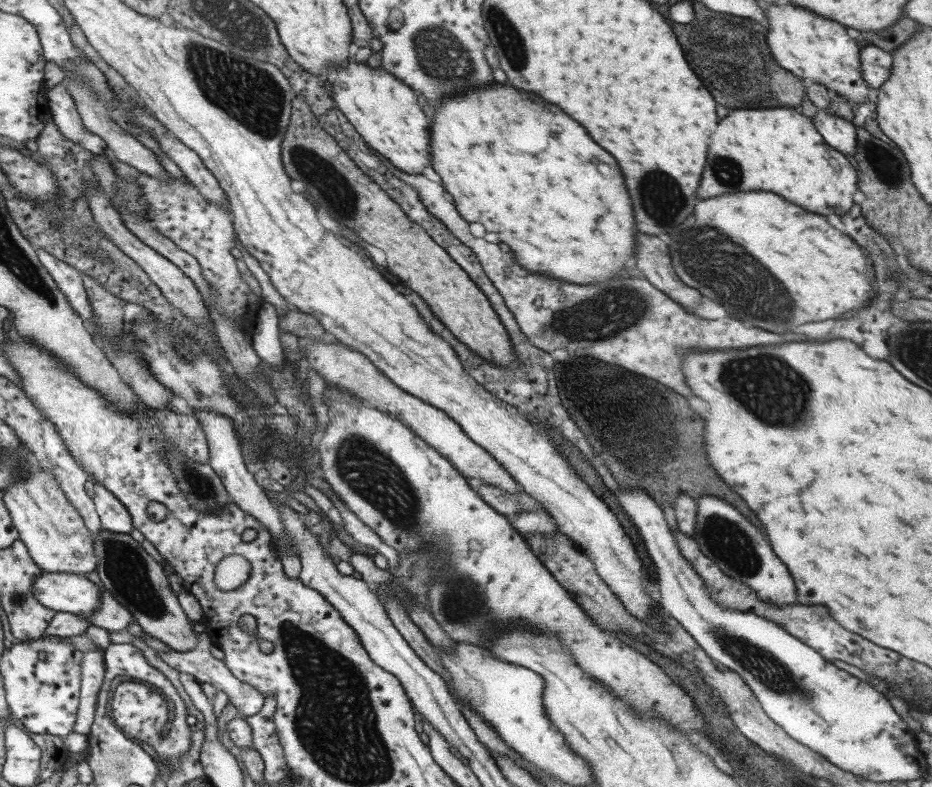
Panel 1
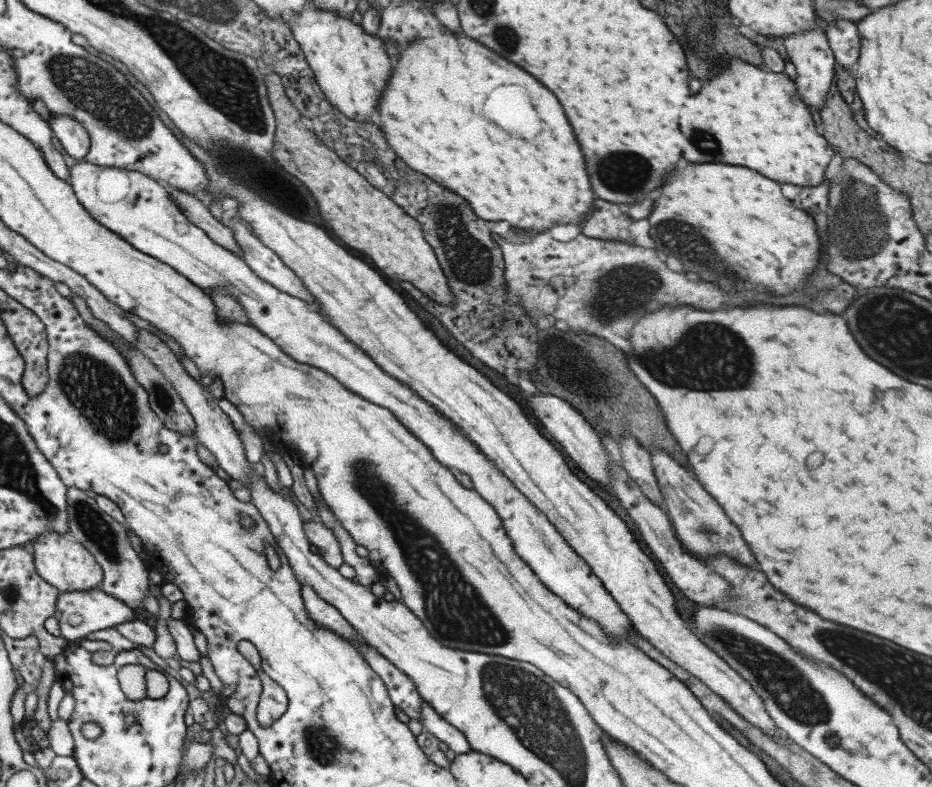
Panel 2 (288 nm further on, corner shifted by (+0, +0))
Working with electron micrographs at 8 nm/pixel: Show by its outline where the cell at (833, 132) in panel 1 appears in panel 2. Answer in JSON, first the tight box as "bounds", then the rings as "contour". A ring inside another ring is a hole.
{"bounds":[783,28,835,112],"contour":[[[817,28],[817,30],[805,30],[805,32],[797,32],[793,36],[787,36],[787,38],[783,38],[783,42],[785,42],[783,46],[787,50],[787,56],[797,72],[795,86],[797,86],[799,98],[803,100],[805,106],[813,106],[817,112],[821,112],[827,92],[831,88],[833,76],[835,76],[835,72],[833,72],[835,56],[833,56],[833,50],[829,48],[827,36],[823,34],[821,28]]]}

